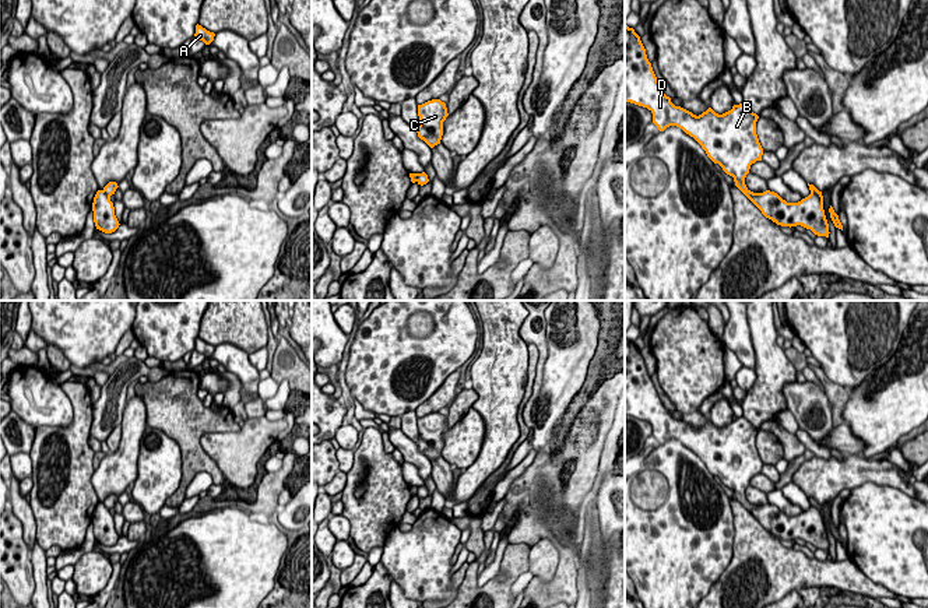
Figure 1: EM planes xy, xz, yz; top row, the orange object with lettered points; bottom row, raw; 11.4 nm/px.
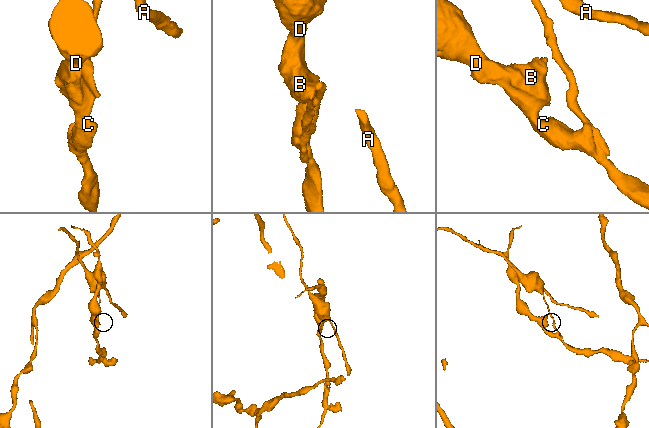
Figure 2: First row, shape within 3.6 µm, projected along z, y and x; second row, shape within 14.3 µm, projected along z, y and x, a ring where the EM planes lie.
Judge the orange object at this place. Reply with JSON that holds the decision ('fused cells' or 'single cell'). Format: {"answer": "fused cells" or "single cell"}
{"answer": "single cell"}

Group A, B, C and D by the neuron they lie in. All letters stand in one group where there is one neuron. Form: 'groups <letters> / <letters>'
groups A B C D

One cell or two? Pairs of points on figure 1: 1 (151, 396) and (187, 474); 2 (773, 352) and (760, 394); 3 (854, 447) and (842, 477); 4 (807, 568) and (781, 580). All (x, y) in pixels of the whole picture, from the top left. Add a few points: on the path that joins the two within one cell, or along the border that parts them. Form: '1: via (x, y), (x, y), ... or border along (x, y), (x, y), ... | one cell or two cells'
1: via (171, 415), (187, 432), (189, 454) | one cell
2: via (772, 362), (769, 385) | one cell
3: border along (861, 454), (844, 456) | two cells
4: via (801, 570), (791, 570), (787, 575) | one cell

